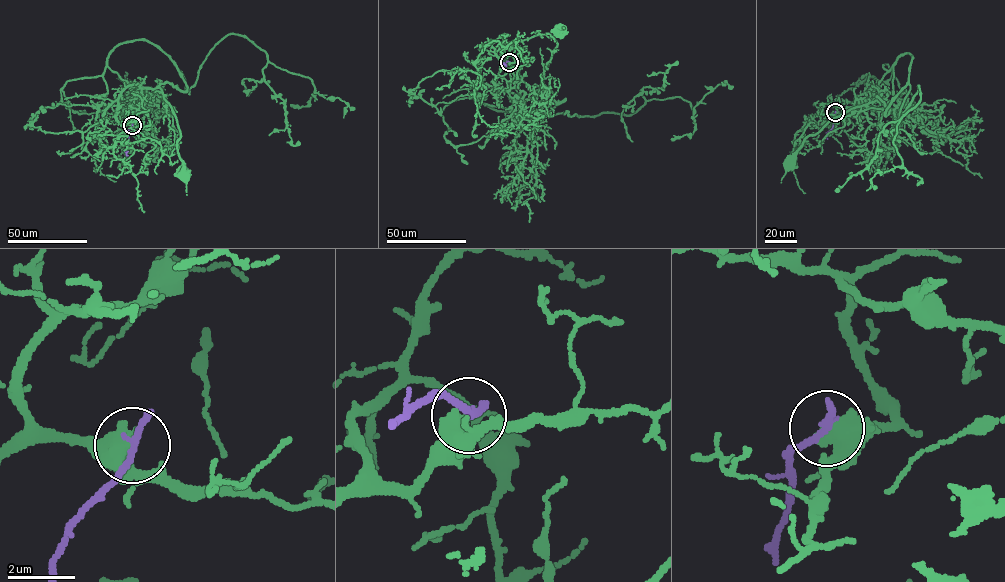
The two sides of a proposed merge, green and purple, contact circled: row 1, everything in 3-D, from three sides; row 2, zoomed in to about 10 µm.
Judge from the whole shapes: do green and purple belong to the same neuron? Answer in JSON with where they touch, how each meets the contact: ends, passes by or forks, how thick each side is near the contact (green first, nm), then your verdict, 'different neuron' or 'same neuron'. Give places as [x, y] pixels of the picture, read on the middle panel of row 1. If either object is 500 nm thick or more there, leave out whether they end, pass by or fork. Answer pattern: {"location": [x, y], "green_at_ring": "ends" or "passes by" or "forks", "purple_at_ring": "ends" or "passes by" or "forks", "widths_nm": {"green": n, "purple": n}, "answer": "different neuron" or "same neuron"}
{"location": [509, 62], "green_at_ring": "passes by", "purple_at_ring": "passes by", "widths_nm": {"green": 460, "purple": 190}, "answer": "different neuron"}

